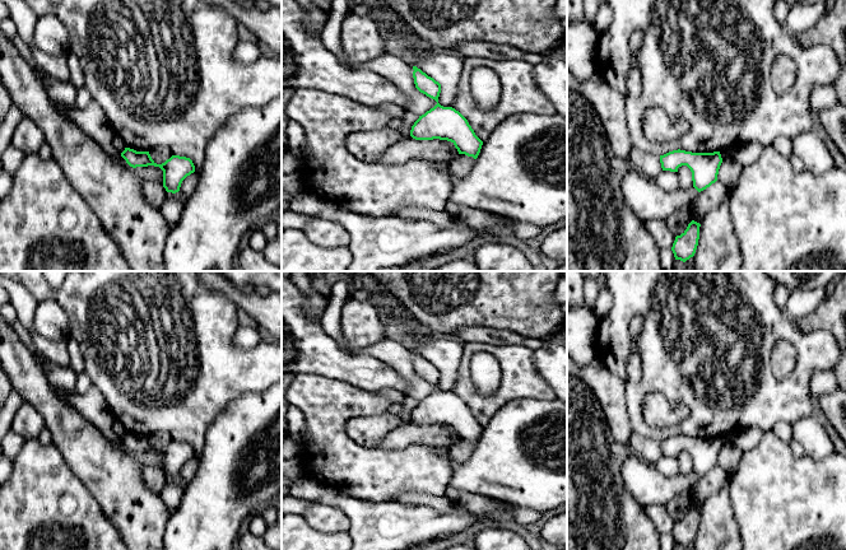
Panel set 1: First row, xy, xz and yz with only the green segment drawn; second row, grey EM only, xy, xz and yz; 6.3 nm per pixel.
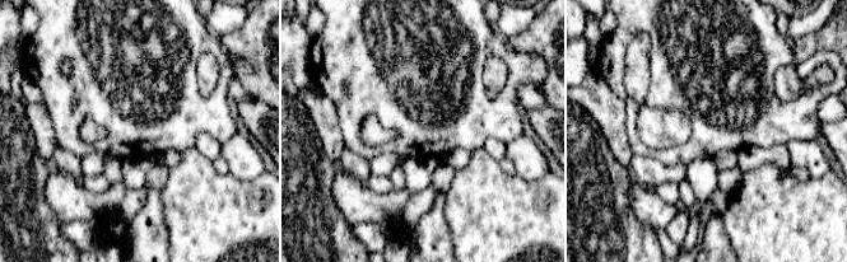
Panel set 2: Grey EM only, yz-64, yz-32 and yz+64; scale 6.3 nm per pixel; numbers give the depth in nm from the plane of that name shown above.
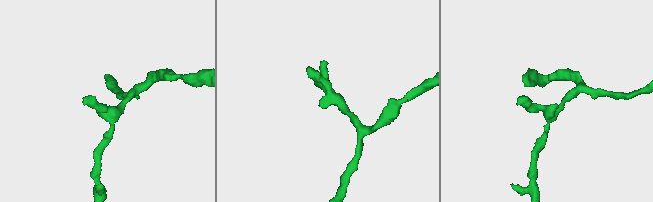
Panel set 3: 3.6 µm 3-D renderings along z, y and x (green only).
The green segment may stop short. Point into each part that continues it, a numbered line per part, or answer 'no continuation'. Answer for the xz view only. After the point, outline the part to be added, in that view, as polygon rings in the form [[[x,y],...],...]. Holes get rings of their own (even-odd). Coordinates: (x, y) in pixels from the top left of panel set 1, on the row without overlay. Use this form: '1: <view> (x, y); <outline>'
no continuation

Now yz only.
no continuation

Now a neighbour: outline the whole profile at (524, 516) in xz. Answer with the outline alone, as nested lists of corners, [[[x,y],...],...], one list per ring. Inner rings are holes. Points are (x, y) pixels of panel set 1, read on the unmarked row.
[[[515,508],[515,522],[520,525],[529,525],[539,521],[543,517],[541,512],[530,508]]]

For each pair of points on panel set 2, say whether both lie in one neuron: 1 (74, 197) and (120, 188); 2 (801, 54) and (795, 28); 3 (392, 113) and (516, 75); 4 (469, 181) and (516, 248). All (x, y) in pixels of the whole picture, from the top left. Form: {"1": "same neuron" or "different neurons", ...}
{"1": "same neuron", "2": "different neurons", "3": "same neuron", "4": "same neuron"}

